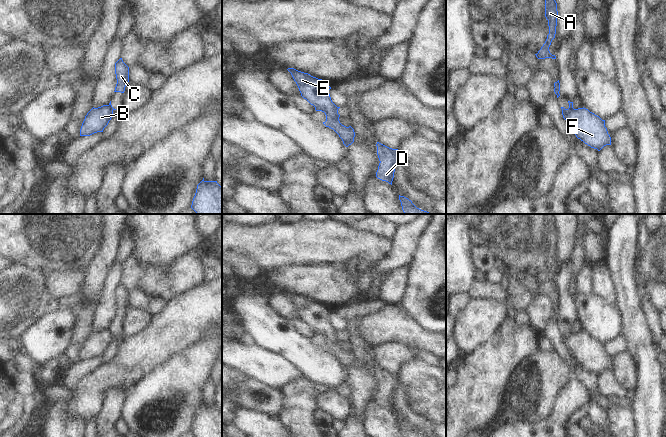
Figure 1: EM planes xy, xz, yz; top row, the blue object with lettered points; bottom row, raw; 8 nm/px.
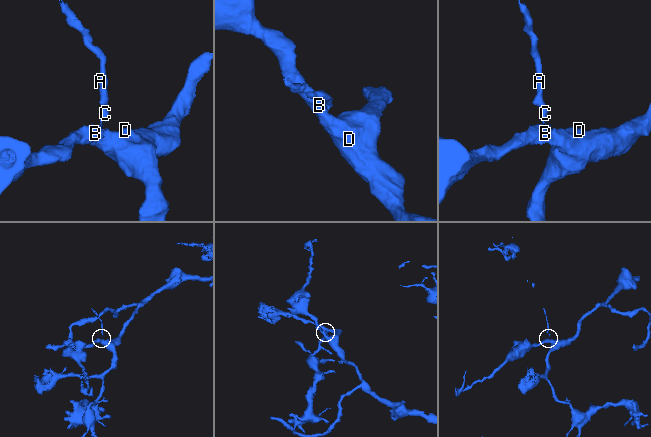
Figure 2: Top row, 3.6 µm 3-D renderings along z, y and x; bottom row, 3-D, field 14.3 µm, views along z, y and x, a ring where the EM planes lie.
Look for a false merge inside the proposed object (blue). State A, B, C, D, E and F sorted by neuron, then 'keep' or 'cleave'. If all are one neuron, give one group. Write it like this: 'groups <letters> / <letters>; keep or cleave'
groups A C / B D E F; cleave

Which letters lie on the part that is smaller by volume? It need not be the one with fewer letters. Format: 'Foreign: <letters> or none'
Foreign: A, C

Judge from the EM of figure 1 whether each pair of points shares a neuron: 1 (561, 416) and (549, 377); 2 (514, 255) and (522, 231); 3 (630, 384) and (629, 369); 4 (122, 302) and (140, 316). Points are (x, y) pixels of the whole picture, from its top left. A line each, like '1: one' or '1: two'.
1: two
2: one
3: one
4: two

